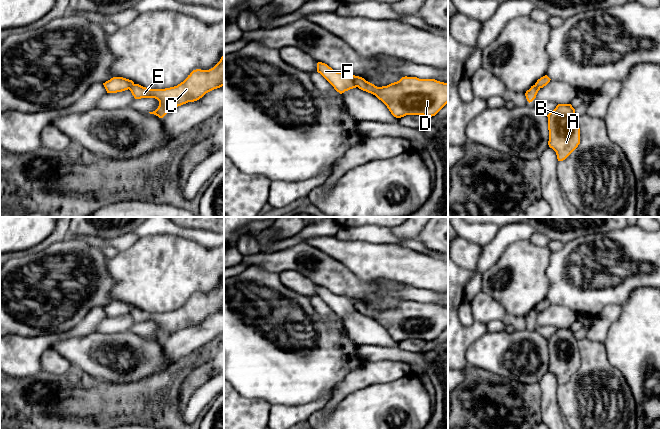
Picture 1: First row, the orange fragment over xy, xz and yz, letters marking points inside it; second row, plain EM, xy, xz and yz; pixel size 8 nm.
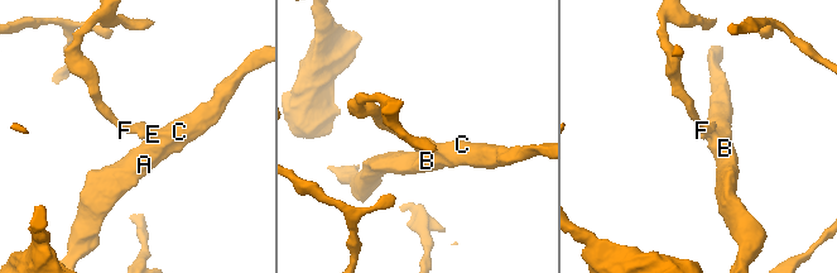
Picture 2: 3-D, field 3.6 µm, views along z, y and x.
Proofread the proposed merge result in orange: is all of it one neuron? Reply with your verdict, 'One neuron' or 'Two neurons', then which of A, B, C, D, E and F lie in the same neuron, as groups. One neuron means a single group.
Two neurons. Groups: A B C D E / F

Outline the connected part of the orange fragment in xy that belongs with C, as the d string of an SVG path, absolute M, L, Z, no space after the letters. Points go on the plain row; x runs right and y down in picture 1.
M224 279L213 292L209 294L193 294L177 310L165 313L149 313L139 308L134 308L129 314L135 323L157 323L159 325L158 332L149 337L163 342L176 331L197 325L206 317L222 310L224 310Z

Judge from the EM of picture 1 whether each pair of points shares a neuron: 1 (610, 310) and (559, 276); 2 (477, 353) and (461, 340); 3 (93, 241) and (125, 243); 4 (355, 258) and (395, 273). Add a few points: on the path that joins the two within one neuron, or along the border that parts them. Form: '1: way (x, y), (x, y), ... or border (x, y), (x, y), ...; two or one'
1: border (621, 305), (607, 304), (593, 318); two
2: border (487, 331), (468, 347), (466, 363); two
3: way (101, 242), (117, 242); one
4: way (365, 259), (367, 261), (383, 261), (385, 263); one

